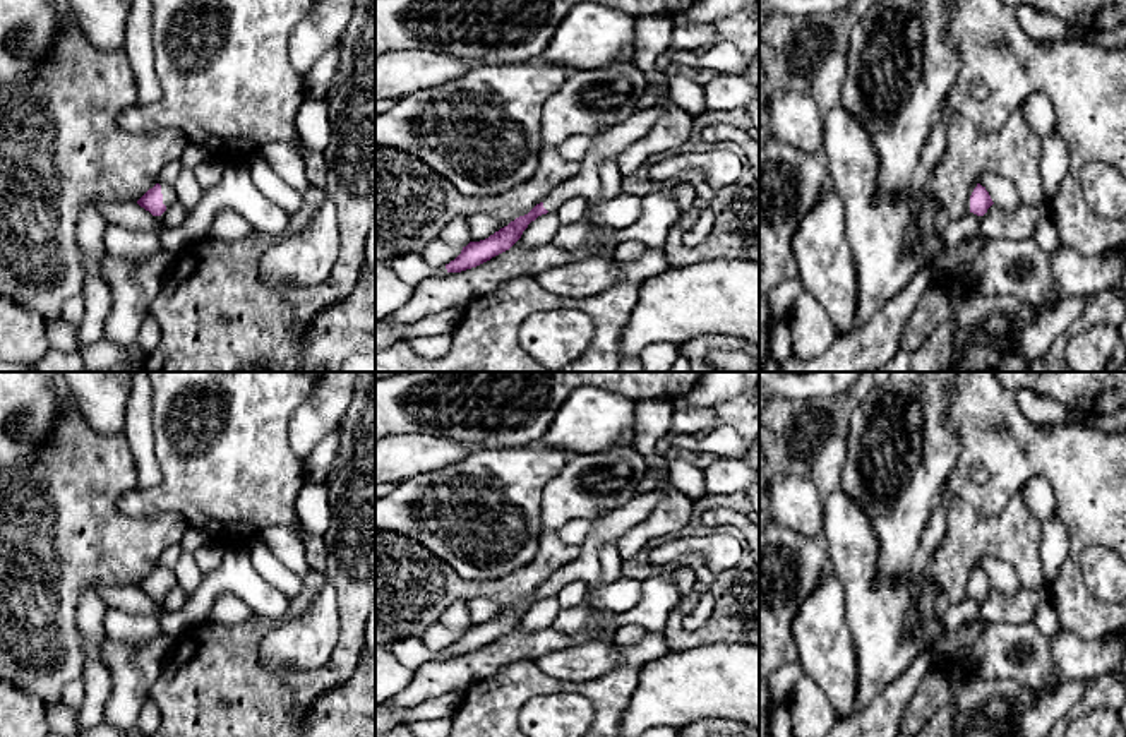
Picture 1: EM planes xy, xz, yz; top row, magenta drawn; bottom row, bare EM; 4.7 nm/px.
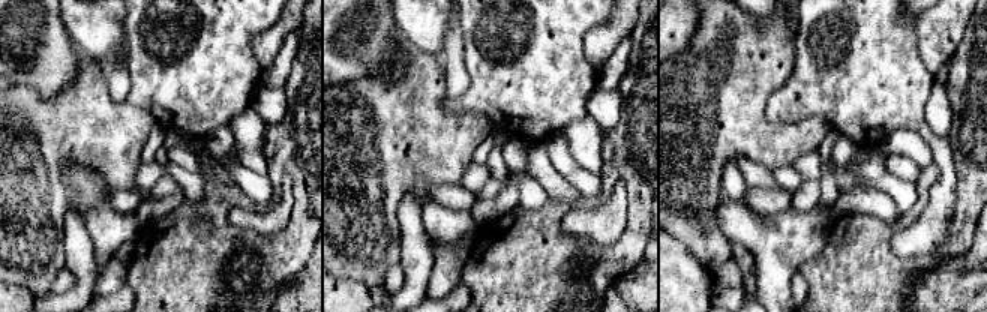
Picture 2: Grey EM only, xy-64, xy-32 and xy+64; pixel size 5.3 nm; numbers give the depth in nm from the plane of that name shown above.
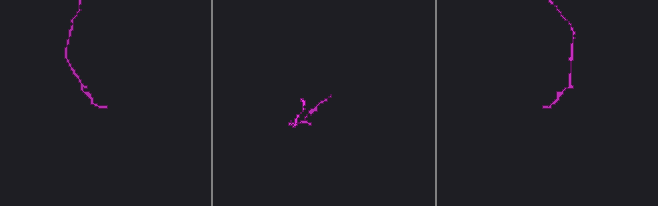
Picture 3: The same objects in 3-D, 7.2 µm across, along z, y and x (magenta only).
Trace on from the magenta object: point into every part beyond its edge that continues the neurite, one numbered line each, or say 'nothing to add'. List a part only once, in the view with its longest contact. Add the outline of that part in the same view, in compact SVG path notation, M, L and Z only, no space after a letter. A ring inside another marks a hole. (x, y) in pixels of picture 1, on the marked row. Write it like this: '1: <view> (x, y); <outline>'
1: xy (168, 192); M161 185L161 194L163 194L163 204L166 207L178 202L178 195L173 185Z

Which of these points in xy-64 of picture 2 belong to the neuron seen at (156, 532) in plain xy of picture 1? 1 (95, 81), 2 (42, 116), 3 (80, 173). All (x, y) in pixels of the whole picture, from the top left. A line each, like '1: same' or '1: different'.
1: same
2: same
3: different

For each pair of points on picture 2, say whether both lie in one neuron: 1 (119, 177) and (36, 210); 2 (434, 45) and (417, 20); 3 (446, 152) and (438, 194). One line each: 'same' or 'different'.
1: same
2: same
3: different

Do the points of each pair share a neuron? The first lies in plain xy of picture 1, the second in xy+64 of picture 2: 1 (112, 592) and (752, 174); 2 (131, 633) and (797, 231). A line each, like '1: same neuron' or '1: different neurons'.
1: same neuron
2: different neurons

